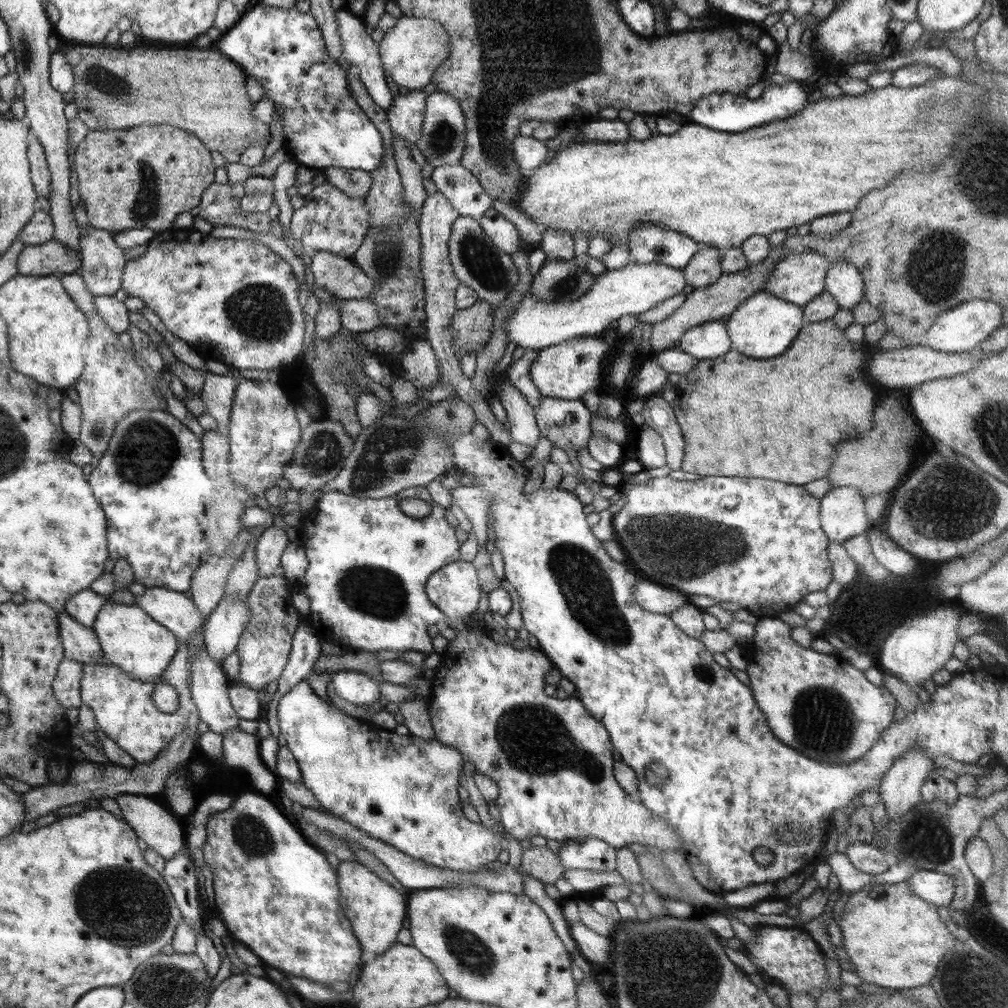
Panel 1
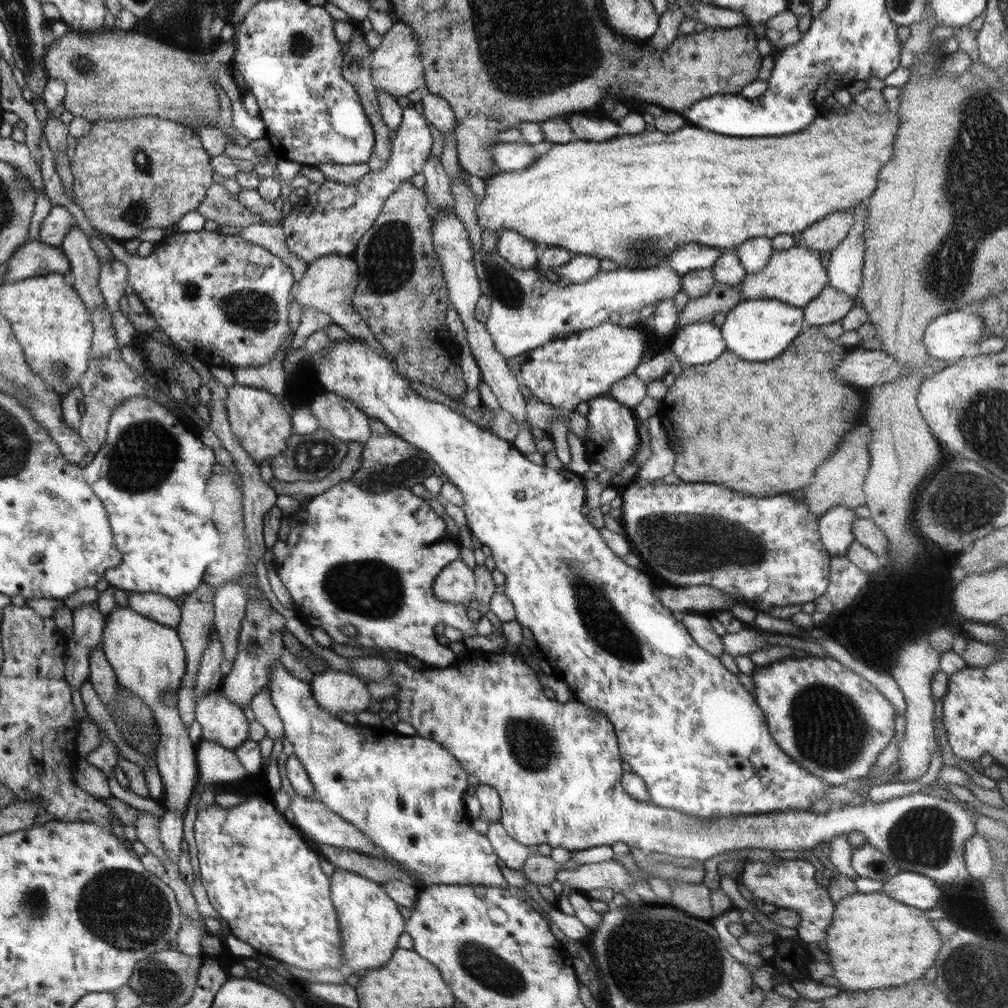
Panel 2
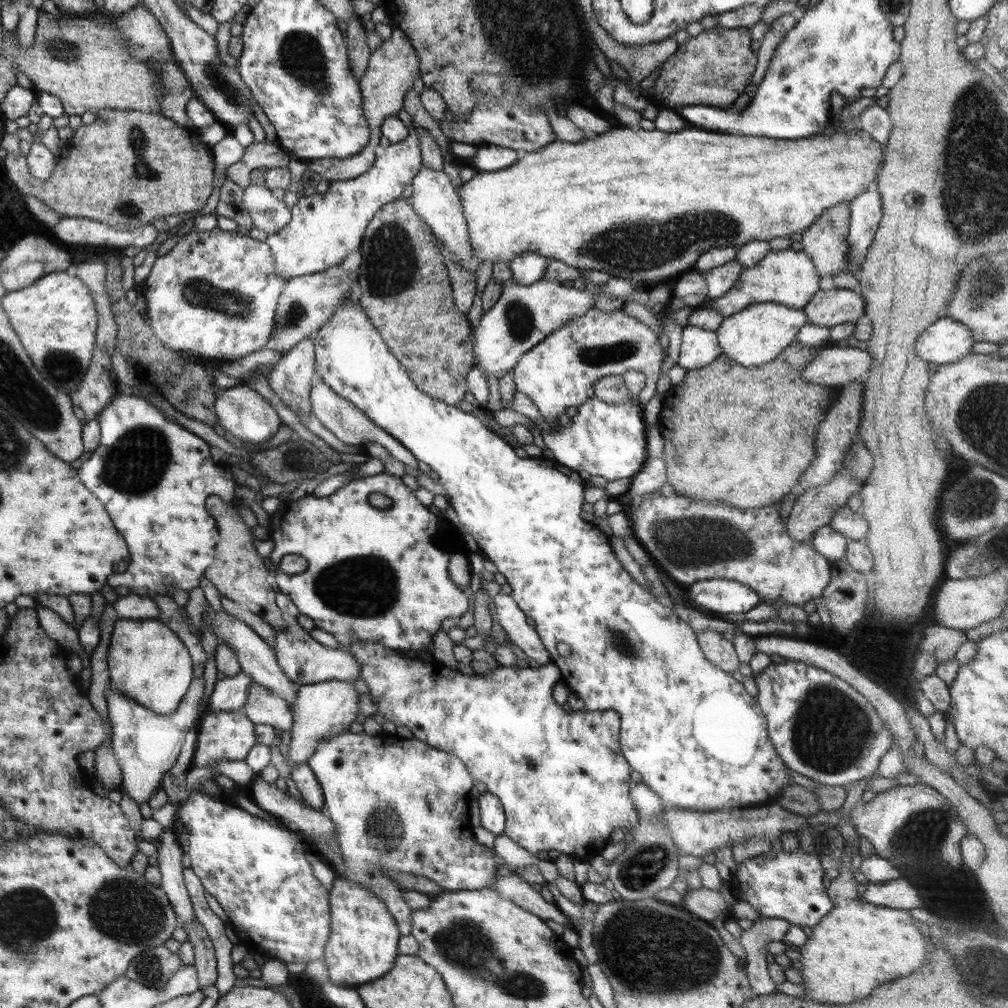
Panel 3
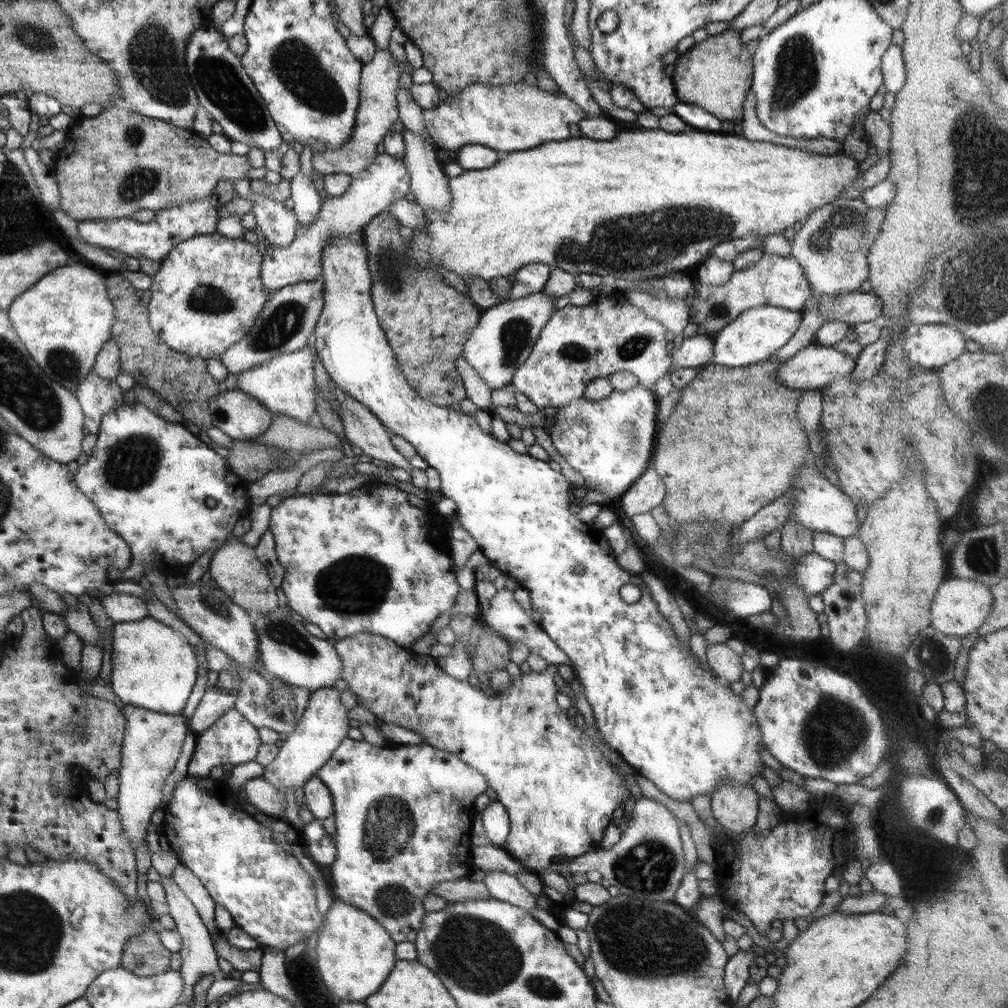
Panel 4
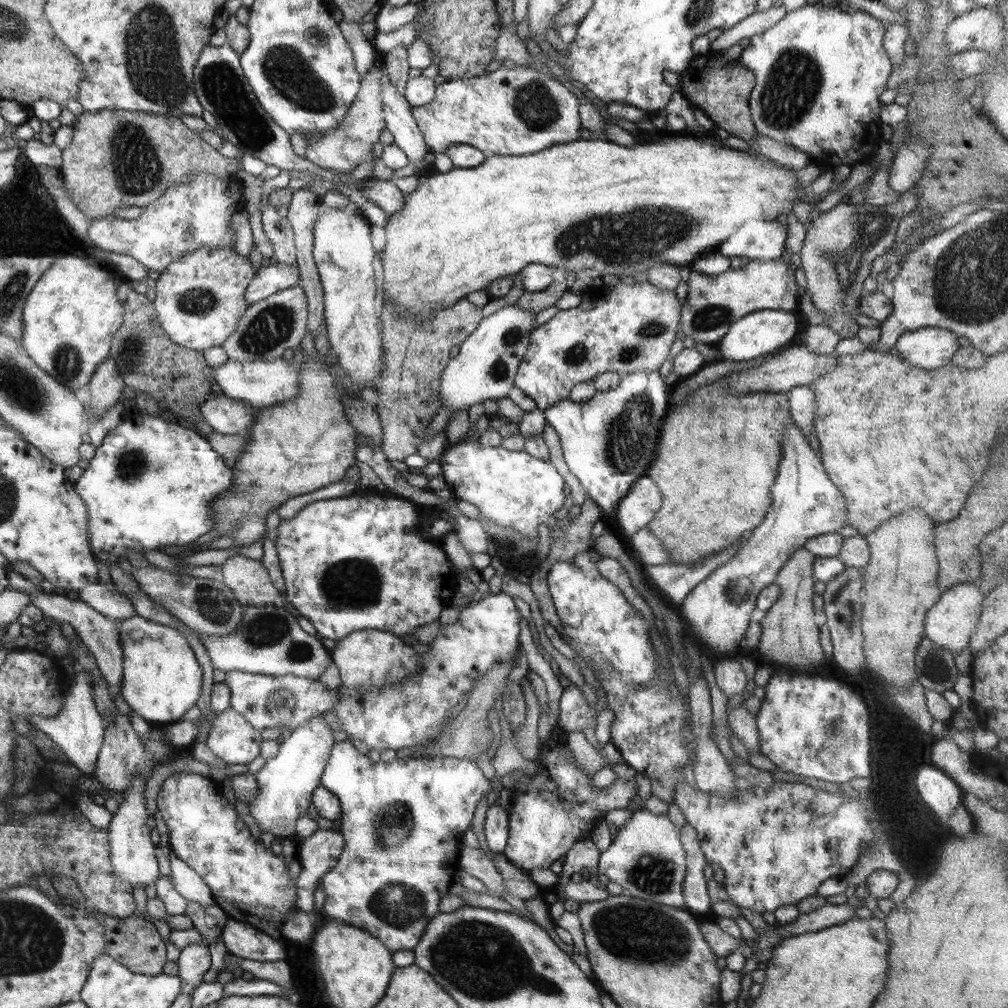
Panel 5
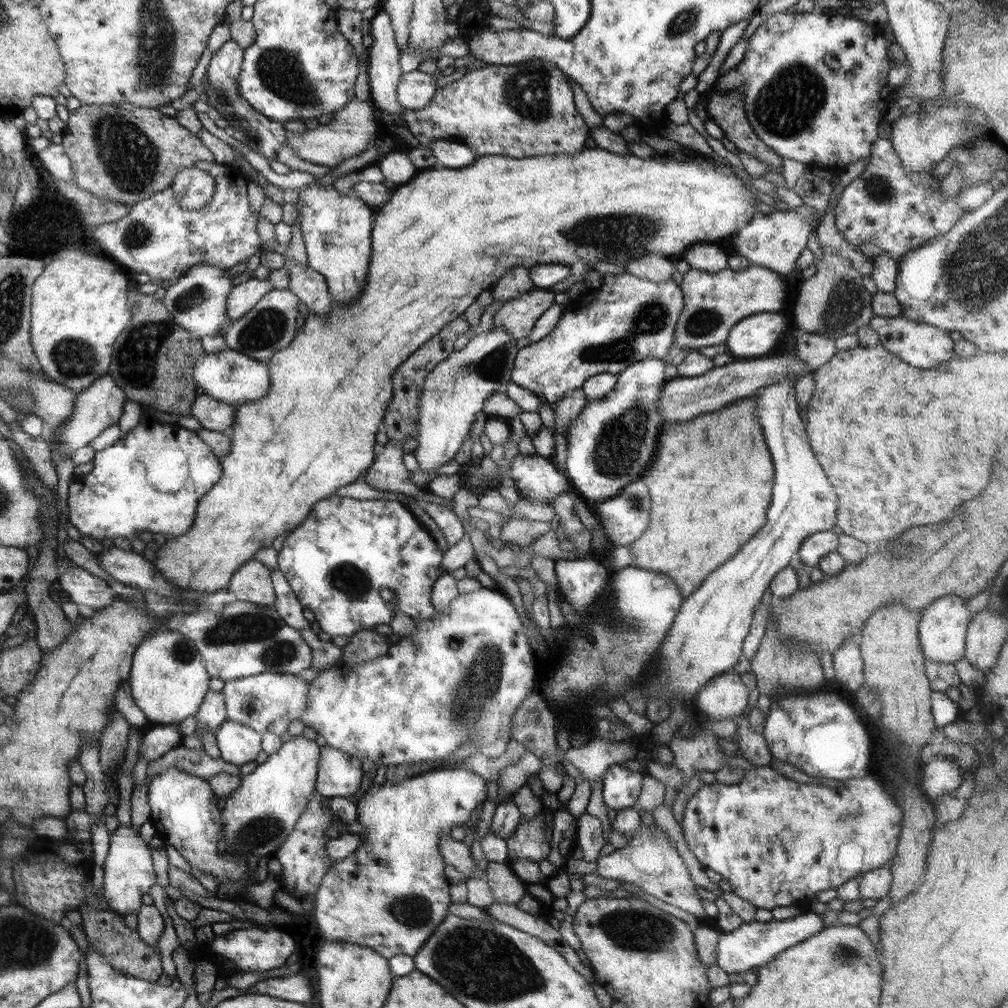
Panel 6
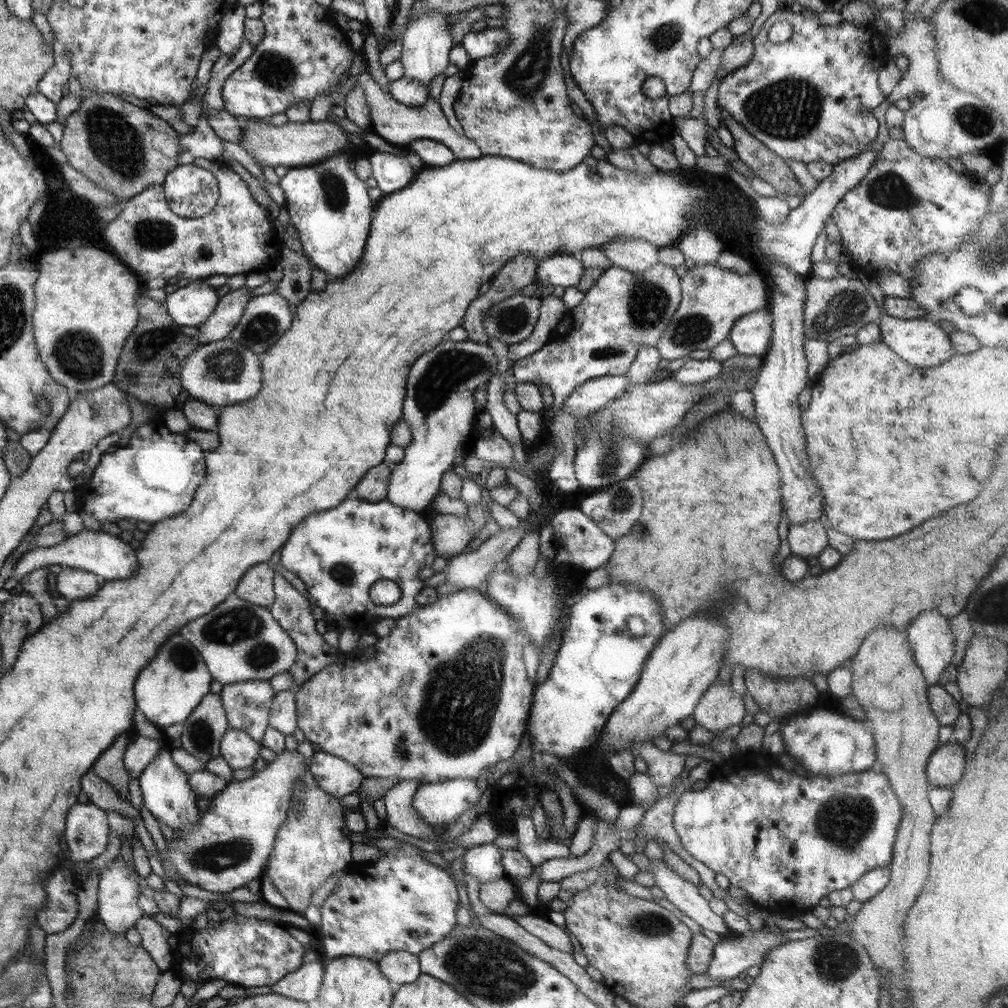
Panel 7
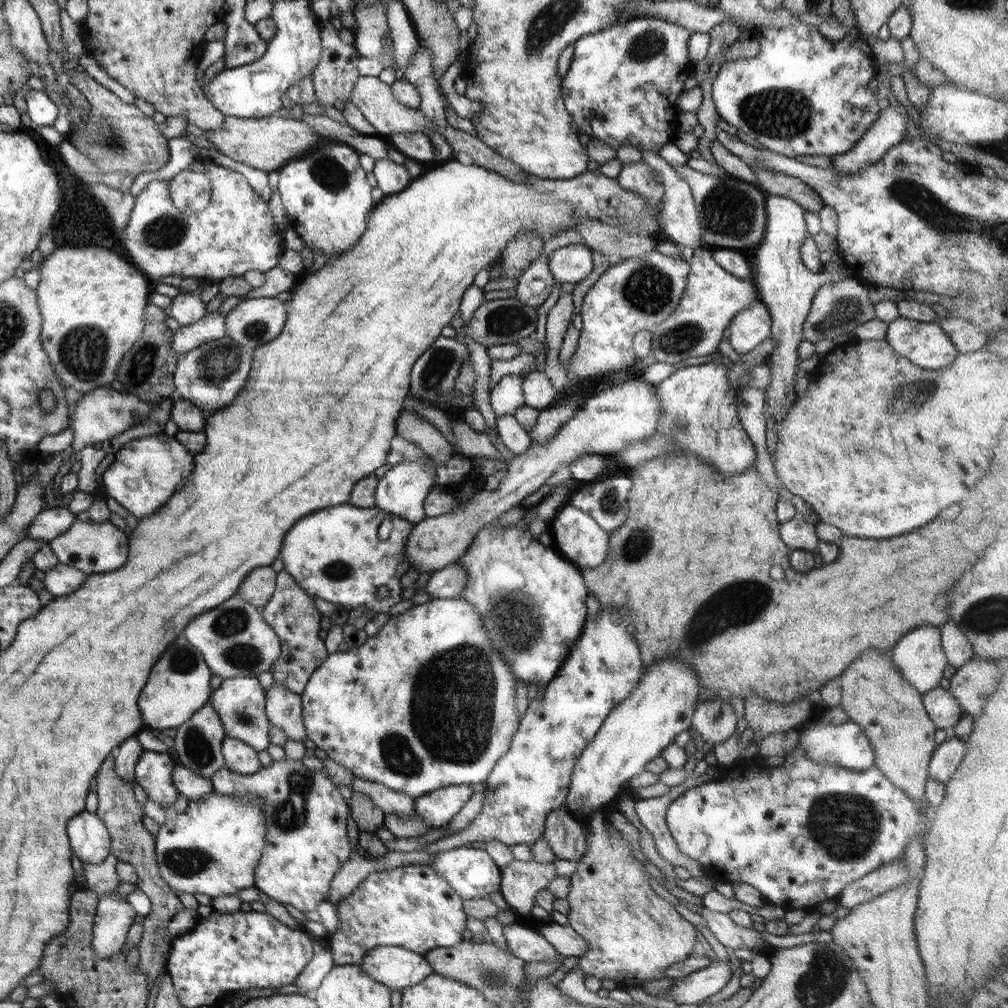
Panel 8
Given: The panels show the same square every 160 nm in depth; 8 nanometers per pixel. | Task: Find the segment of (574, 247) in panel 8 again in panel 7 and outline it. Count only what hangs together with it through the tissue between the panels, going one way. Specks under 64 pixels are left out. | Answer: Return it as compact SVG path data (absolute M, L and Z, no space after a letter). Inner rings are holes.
M564 252L538 261L535 278L552 286L576 287L584 269L582 256Z

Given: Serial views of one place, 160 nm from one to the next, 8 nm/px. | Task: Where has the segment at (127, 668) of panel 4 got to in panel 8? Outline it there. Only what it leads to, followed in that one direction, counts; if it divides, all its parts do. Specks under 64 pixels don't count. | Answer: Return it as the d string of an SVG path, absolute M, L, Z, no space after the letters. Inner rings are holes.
M183 634L171 644L166 654L158 659L140 698L142 716L148 728L162 731L184 724L194 712L206 706L212 696L210 679L213 671L205 663L202 653Z

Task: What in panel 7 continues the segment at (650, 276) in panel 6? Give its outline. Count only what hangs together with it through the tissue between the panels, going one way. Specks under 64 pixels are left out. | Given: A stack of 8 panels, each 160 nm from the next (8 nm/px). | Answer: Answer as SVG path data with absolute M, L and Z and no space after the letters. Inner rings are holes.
M613 238L601 248L612 267L622 267L628 272L644 272L658 264L658 249L638 238Z

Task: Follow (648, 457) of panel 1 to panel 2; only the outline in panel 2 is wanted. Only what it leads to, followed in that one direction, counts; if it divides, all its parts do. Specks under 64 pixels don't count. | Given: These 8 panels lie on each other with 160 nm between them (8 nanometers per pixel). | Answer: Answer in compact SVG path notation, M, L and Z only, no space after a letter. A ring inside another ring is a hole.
M658 414L647 419L646 426L648 426L648 432L650 433L649 446L652 454L641 465L635 480L644 478L644 480L653 482L657 478L662 478L673 473L675 454L668 440L668 435L664 430L662 419Z

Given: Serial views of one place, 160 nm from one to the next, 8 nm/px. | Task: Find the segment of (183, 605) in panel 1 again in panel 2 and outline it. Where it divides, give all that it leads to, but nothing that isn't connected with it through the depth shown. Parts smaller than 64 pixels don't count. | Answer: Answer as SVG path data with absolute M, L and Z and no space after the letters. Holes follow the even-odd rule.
M131 592L128 595L128 608L142 613L154 622L170 628L177 628L181 621L181 609L175 600L160 593Z

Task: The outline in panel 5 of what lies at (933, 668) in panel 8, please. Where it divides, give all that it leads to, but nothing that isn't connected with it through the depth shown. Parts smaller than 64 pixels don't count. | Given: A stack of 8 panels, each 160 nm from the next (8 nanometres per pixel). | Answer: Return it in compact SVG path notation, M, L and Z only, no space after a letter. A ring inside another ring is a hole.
M965 582L946 589L940 595L938 603L927 612L925 636L951 650L956 656L963 648L969 646L970 635L976 630L984 598L979 583Z

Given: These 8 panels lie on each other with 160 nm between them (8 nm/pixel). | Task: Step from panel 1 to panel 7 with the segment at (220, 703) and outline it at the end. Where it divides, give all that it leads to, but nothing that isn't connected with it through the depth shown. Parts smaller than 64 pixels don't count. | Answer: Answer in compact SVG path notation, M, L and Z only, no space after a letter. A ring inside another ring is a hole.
M232 727L222 735L220 755L231 766L232 770L252 767L260 756L262 744L254 740L246 731Z

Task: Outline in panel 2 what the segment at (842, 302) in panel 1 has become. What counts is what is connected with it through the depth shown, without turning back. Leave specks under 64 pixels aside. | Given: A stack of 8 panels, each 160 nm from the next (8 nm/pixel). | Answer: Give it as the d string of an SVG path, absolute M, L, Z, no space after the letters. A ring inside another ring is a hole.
M862 201L851 211L856 212L855 223L848 236L830 253L827 270L828 286L856 298L860 290L863 274L864 247L862 233L867 215L866 201Z

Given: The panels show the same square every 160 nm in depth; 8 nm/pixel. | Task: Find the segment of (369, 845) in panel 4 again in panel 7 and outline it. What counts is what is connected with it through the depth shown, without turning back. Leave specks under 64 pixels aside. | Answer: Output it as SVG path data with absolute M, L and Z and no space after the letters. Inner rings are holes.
M322 750L313 754L309 770L318 786L338 800L346 794L355 794L365 778L353 764ZM457 778L422 783L414 793L412 806L429 825L449 826L476 805L481 800L482 793L476 779ZM405 844L388 850L376 864L351 863L338 878L338 884L319 906L324 954L328 959L341 956L366 957L379 961L392 951L406 951L418 955L450 935L457 925L456 909L459 892L456 882L442 868L425 860L420 848Z

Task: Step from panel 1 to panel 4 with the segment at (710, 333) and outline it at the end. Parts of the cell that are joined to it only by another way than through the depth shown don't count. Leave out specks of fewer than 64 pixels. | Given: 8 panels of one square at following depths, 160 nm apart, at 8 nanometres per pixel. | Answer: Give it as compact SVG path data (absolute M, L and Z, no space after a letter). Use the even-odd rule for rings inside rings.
M696 333L684 339L682 346L671 353L672 367L679 373L694 372L712 359L713 338Z

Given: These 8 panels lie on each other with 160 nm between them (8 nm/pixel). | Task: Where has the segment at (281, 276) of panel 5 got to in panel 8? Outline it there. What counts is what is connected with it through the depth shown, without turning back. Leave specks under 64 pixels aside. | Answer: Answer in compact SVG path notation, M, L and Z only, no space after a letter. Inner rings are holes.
M220 311L209 312L198 323L180 326L173 333L173 349L177 355L184 355L206 342L227 337L226 315Z

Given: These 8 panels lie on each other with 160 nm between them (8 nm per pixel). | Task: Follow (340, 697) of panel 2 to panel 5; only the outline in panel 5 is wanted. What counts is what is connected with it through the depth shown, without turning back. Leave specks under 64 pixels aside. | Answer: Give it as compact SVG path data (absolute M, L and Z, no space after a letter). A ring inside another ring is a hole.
M322 715L315 716L300 728L293 729L292 734L279 743L278 754L268 759L254 774L259 791L248 807L250 816L256 820L262 833L271 833L279 841L296 835L296 821L308 816L312 793L321 785L321 776L338 733L332 730Z

